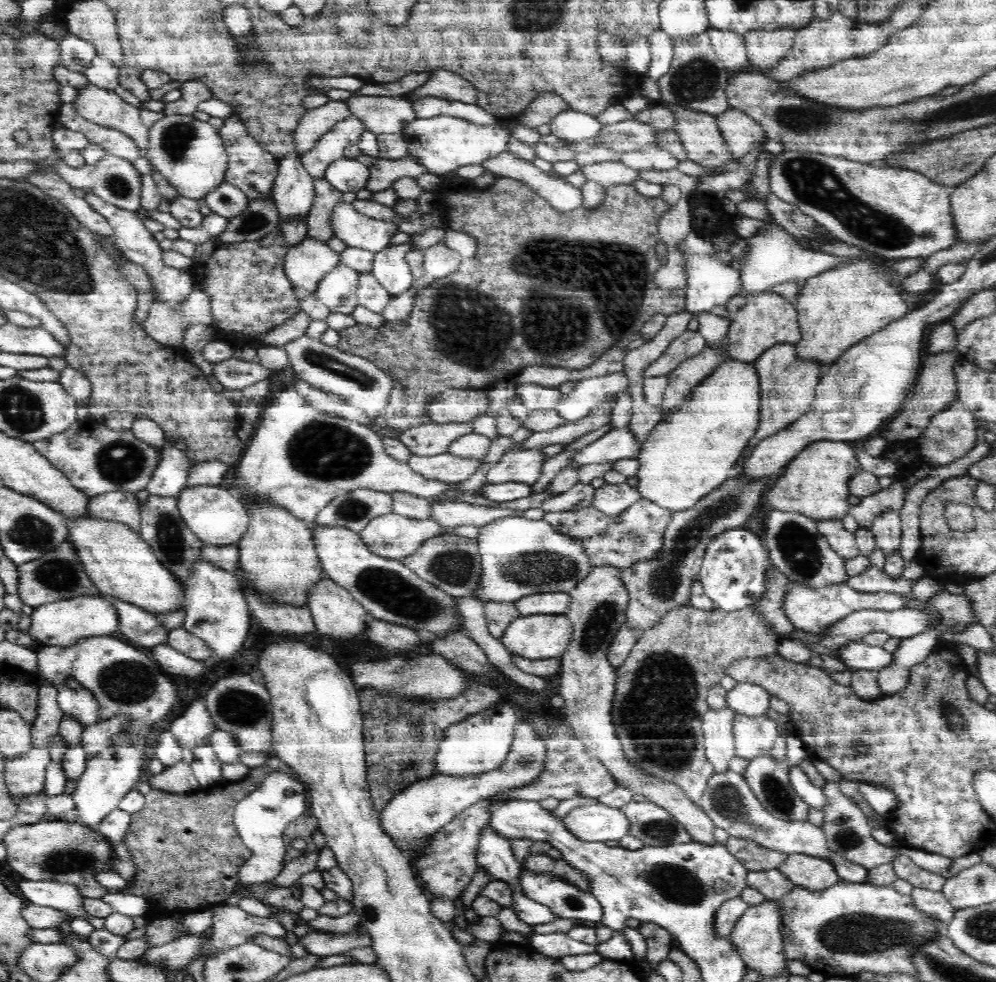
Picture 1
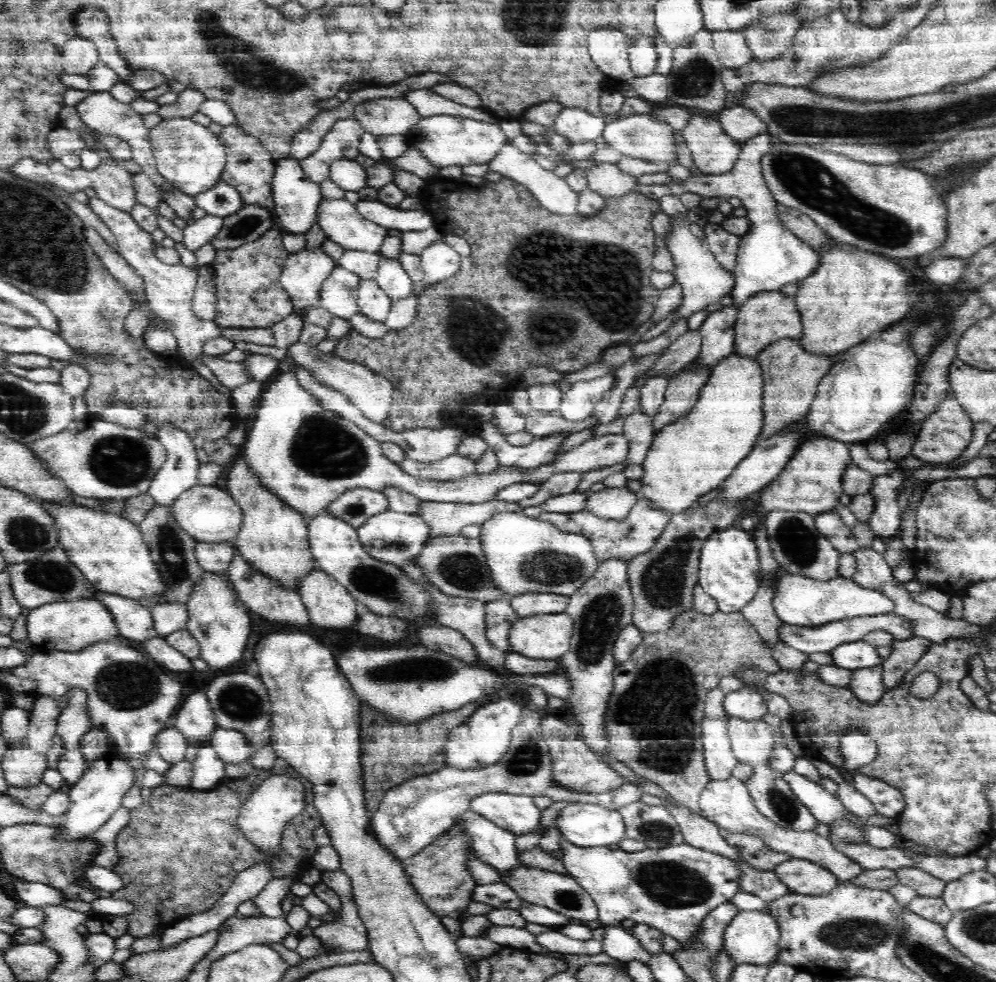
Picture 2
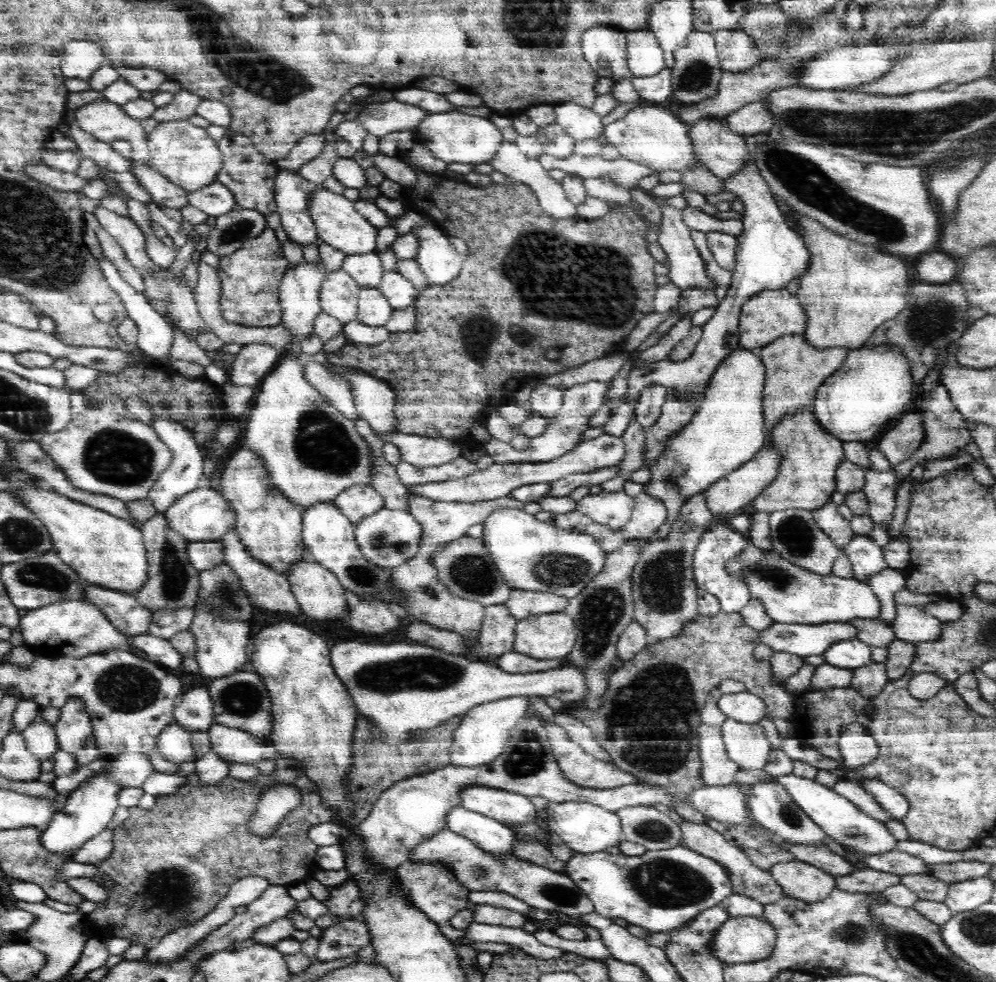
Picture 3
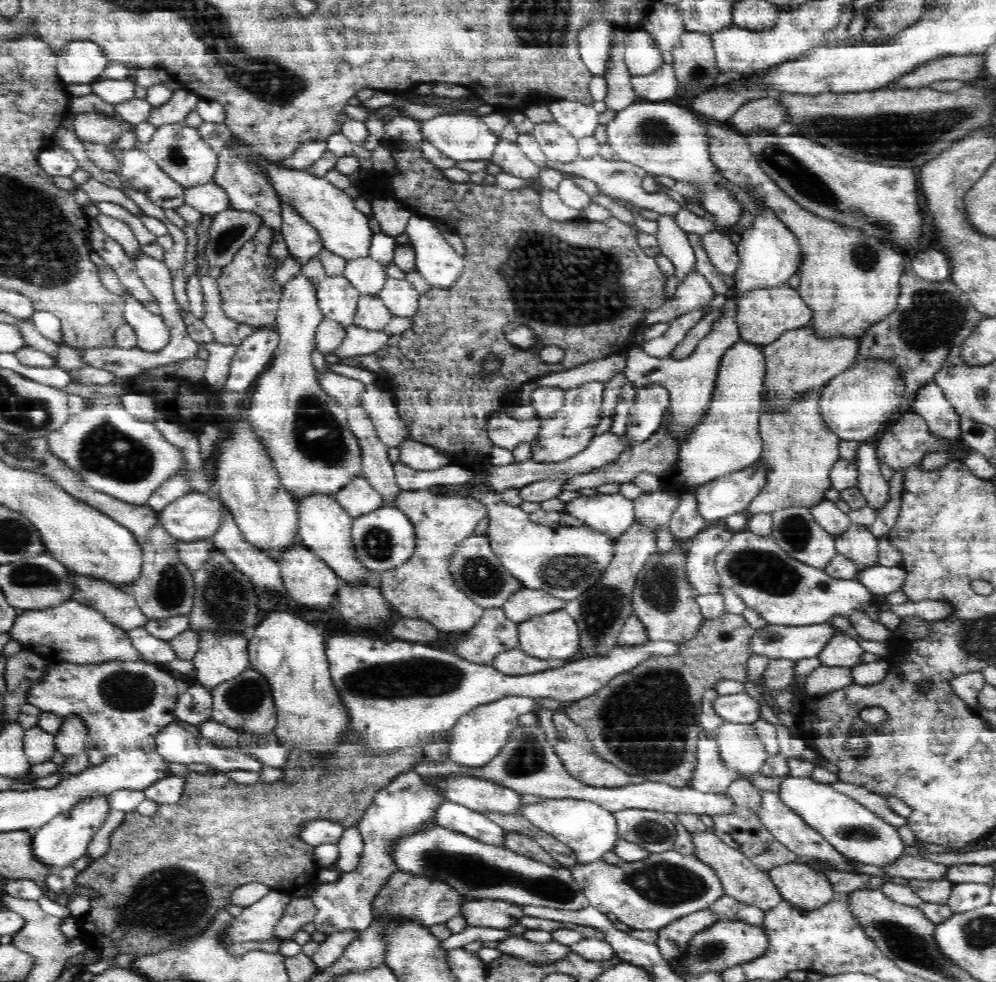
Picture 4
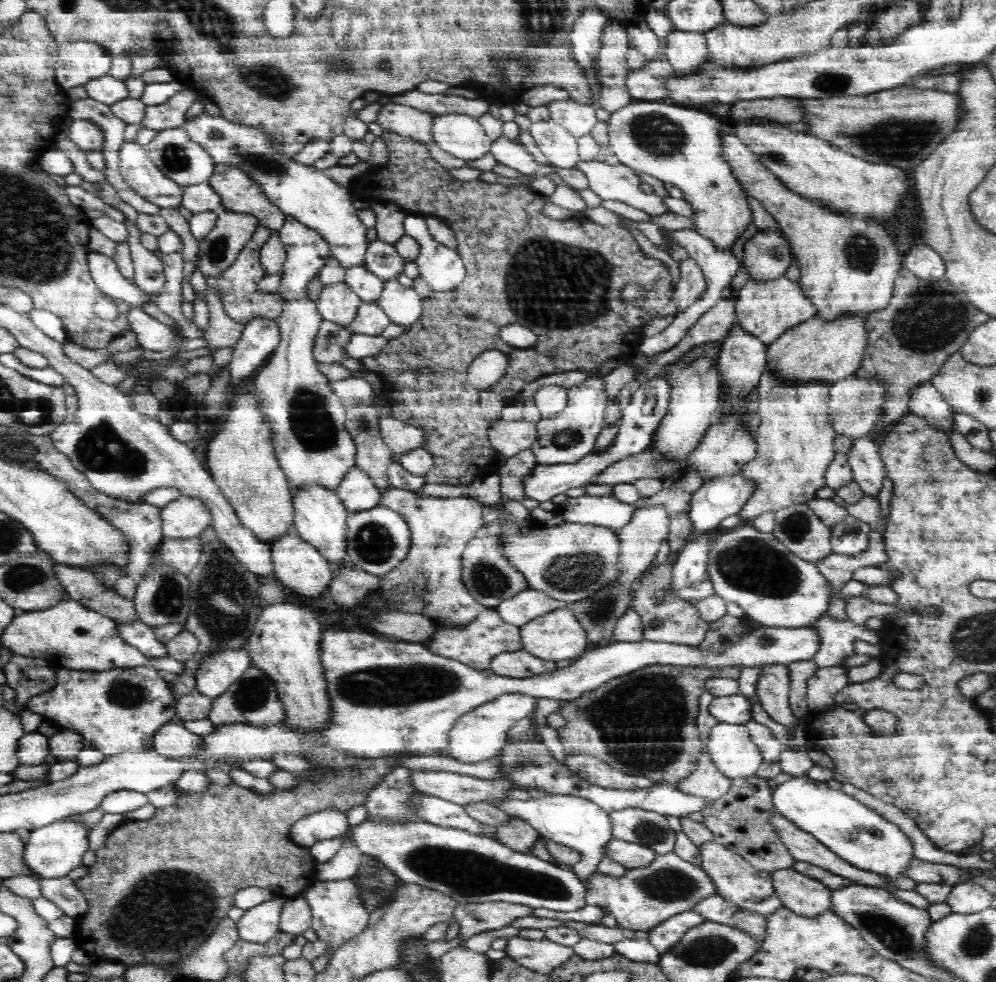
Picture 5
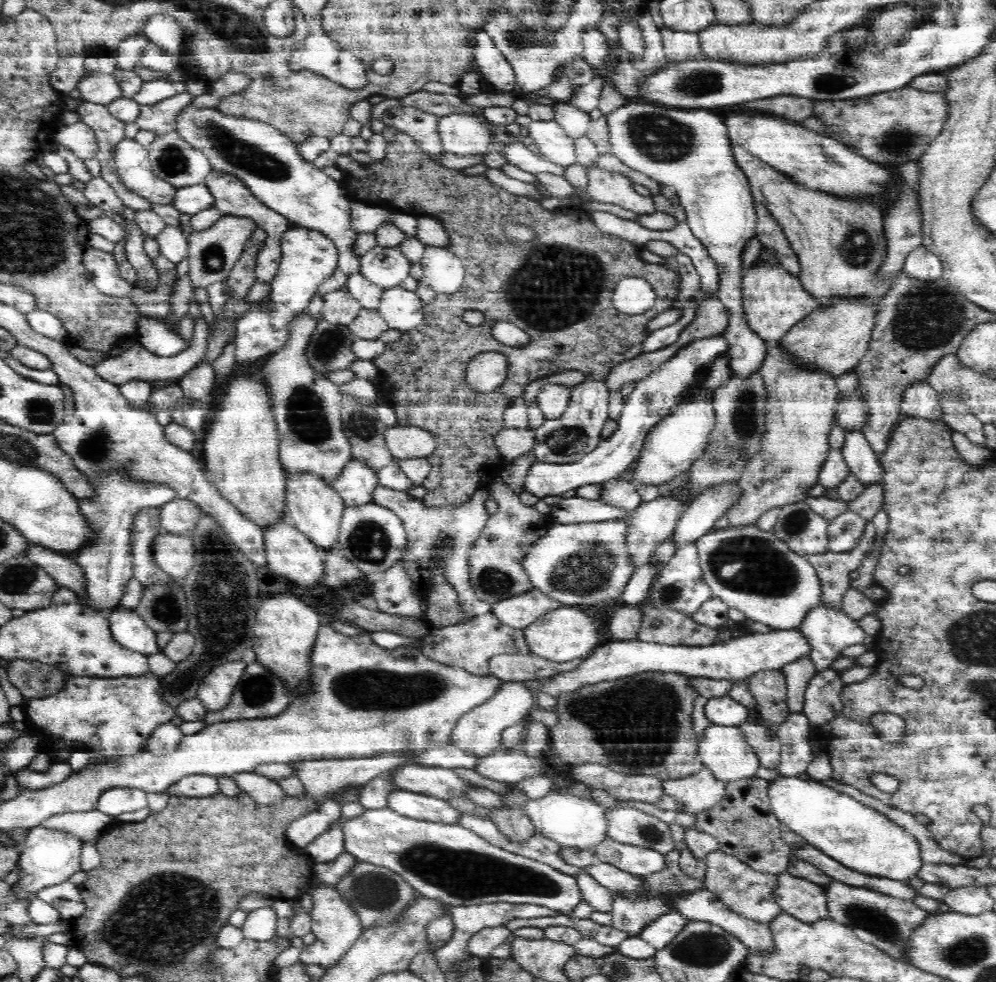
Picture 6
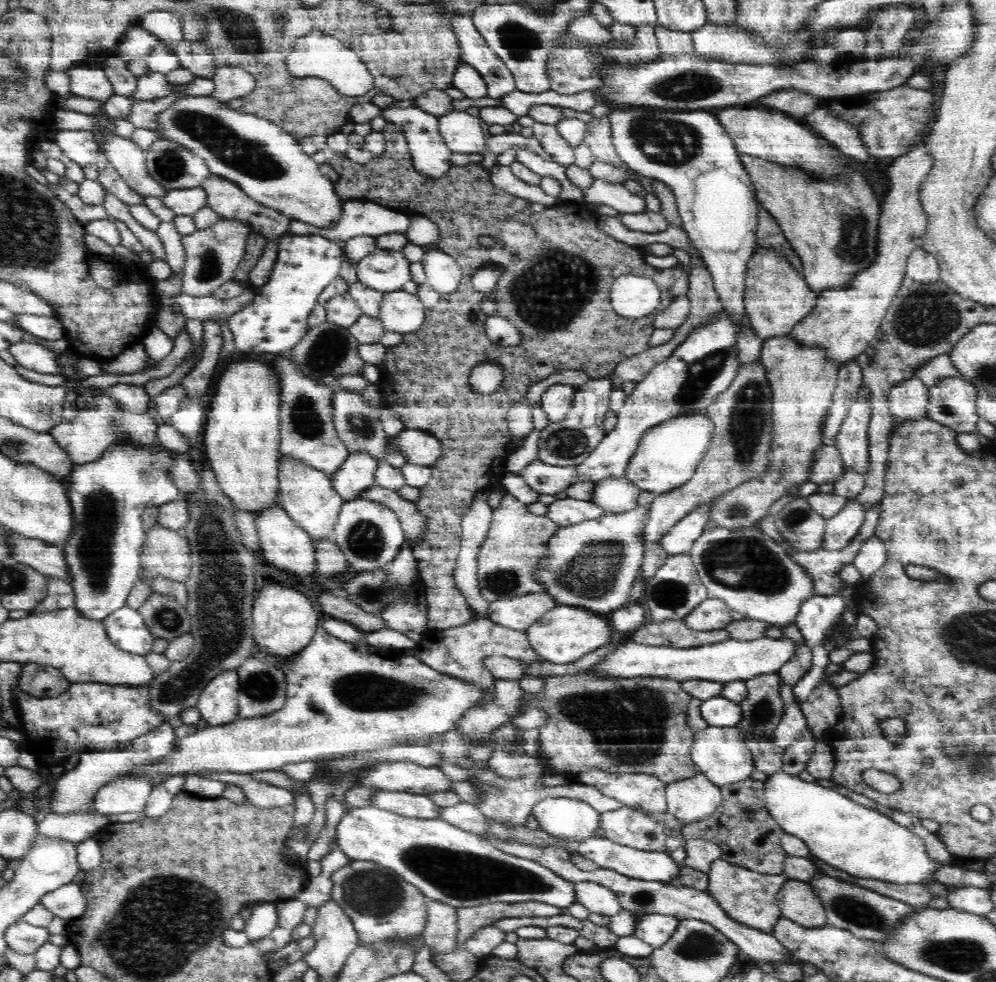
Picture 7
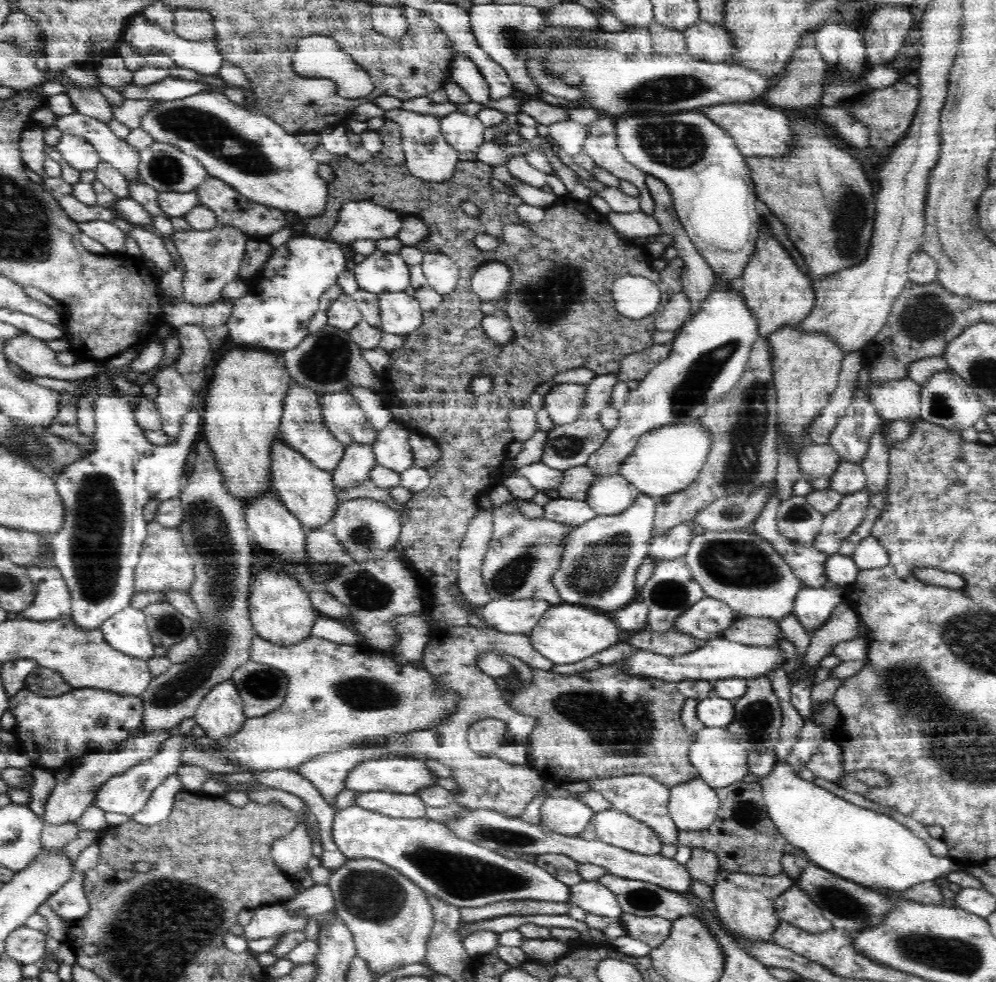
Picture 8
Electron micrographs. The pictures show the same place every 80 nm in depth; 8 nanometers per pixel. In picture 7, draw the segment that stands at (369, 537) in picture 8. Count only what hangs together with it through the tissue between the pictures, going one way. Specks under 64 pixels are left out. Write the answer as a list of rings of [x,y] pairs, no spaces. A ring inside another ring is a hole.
[[[360,497],[344,501],[329,539],[338,545],[355,571],[374,571],[386,566],[405,544],[405,532],[397,514],[388,507]]]

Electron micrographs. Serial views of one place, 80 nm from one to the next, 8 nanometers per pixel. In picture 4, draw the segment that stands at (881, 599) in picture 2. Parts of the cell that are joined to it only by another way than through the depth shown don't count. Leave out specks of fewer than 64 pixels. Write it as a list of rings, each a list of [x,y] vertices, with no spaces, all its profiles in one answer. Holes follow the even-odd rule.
[[[746,529],[732,531],[731,541],[715,556],[713,563],[720,577],[721,588],[723,590],[729,588],[732,592],[739,594],[745,606],[757,610],[767,624],[808,626],[826,623],[834,615],[850,616],[854,612],[870,615],[872,621],[877,622],[879,619],[878,612],[874,610],[874,607],[879,605],[876,597],[862,585],[858,578],[836,580],[824,570],[818,570],[790,558],[790,555],[778,546],[772,535],[758,536]]]

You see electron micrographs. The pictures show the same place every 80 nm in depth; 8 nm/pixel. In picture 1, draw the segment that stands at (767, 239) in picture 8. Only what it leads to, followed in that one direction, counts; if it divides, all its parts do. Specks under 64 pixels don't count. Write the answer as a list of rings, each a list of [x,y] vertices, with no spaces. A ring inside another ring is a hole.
[[[772,291],[746,296],[746,304],[732,315],[728,330],[728,358],[742,363],[754,362],[767,348],[780,343],[795,345],[801,339],[798,314],[789,302]]]

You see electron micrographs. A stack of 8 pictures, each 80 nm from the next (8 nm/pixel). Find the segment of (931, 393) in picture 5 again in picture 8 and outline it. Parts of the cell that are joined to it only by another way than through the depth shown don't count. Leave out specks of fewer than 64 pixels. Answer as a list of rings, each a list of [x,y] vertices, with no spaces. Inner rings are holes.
[[[909,377],[898,379],[894,382],[885,384],[876,384],[870,386],[868,382],[867,388],[869,389],[869,400],[872,400],[876,412],[883,420],[897,421],[897,420],[919,420],[920,416],[920,389],[921,385],[914,382]]]

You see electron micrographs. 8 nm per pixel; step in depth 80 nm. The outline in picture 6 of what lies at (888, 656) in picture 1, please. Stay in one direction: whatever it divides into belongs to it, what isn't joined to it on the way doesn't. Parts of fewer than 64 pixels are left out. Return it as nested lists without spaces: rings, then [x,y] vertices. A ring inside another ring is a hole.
[[[824,604],[810,610],[810,614],[806,616],[806,620],[798,626],[798,629],[809,639],[810,647],[812,647],[809,658],[815,665],[817,674],[831,668],[835,660],[842,658],[842,651],[846,647],[862,644],[871,648],[875,639],[874,635],[868,635],[861,629],[857,621],[850,618],[842,608],[826,607]]]

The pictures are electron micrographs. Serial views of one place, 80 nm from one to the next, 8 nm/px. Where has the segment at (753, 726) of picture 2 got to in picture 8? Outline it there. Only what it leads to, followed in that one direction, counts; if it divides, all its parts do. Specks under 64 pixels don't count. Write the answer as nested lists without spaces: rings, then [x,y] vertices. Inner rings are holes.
[[[705,727],[694,734],[693,743],[689,748],[689,759],[697,768],[699,778],[712,789],[723,788],[742,781],[748,774],[747,756],[749,747],[724,727]]]

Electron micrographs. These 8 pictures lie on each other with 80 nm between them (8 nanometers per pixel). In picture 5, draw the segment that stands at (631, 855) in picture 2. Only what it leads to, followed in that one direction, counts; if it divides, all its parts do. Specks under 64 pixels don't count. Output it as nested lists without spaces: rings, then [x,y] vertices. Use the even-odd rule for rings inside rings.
[[[676,853],[657,854],[656,860],[646,868],[628,868],[624,876],[602,876],[592,872],[584,880],[586,905],[608,910],[621,928],[650,931],[671,916],[691,911],[707,896],[717,893],[713,880],[705,870],[678,857]]]

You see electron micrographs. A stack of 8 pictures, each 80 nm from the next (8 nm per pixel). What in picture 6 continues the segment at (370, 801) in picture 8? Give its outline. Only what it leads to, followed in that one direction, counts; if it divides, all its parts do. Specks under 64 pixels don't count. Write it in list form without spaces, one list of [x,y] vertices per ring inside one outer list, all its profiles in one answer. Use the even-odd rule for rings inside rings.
[[[397,791],[391,795],[390,808],[402,816],[435,823],[457,823],[460,811],[443,799],[421,793]]]

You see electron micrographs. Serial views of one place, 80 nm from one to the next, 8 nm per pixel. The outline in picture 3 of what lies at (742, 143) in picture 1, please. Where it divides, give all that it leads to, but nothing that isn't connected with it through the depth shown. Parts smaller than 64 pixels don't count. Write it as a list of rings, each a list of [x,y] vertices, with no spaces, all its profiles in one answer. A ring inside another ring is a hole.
[[[763,101],[745,104],[736,112],[728,114],[726,124],[732,133],[746,138],[774,128],[774,120],[770,116],[770,110],[766,111]]]

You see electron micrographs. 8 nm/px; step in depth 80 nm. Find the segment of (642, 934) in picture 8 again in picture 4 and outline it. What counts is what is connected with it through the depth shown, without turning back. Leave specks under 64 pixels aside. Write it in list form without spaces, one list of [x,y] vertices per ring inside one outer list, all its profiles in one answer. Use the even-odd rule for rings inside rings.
[[[710,908],[693,912],[692,915],[674,920],[670,927],[658,931],[656,946],[658,946],[662,956],[672,964],[674,960],[686,952],[686,947],[693,934],[720,921],[720,915]]]

